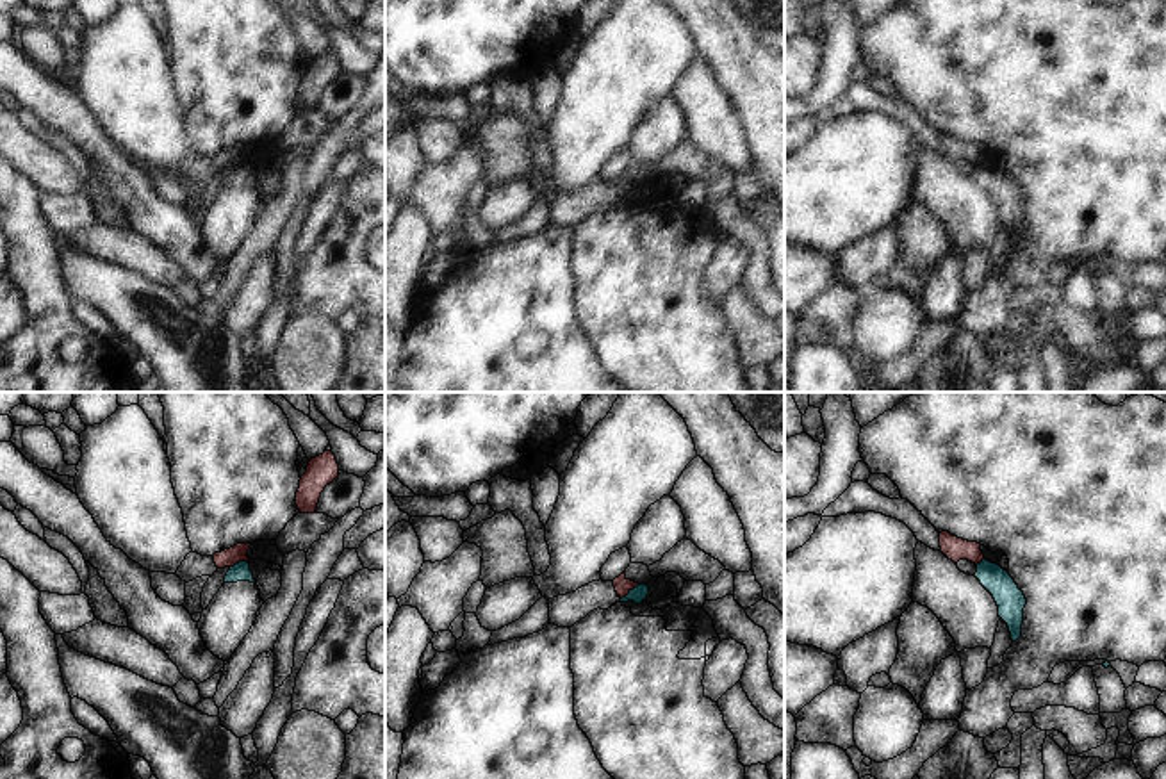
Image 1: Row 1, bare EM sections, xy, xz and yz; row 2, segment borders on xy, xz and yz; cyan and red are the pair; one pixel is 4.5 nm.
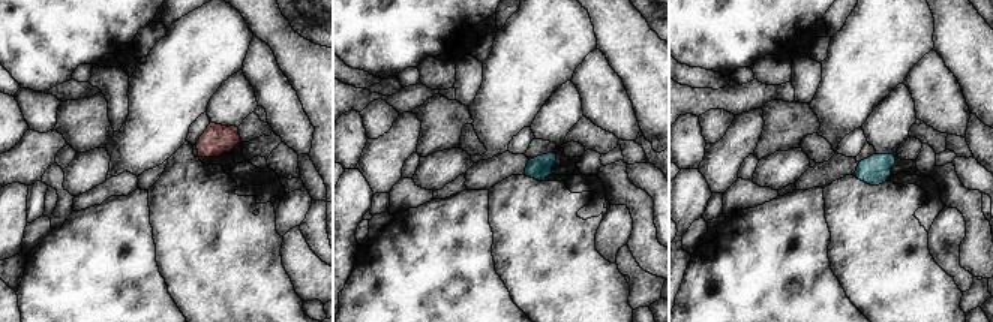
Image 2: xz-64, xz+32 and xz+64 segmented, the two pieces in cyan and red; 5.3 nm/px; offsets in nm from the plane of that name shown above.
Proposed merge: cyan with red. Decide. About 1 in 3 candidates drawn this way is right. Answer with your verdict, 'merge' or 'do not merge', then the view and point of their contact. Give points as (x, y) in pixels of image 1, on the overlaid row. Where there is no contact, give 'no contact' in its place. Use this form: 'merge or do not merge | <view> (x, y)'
do not merge | xz (630, 592)

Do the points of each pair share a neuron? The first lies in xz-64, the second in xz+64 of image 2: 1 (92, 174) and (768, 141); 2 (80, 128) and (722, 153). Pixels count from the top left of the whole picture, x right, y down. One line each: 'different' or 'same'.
1: different
2: different

